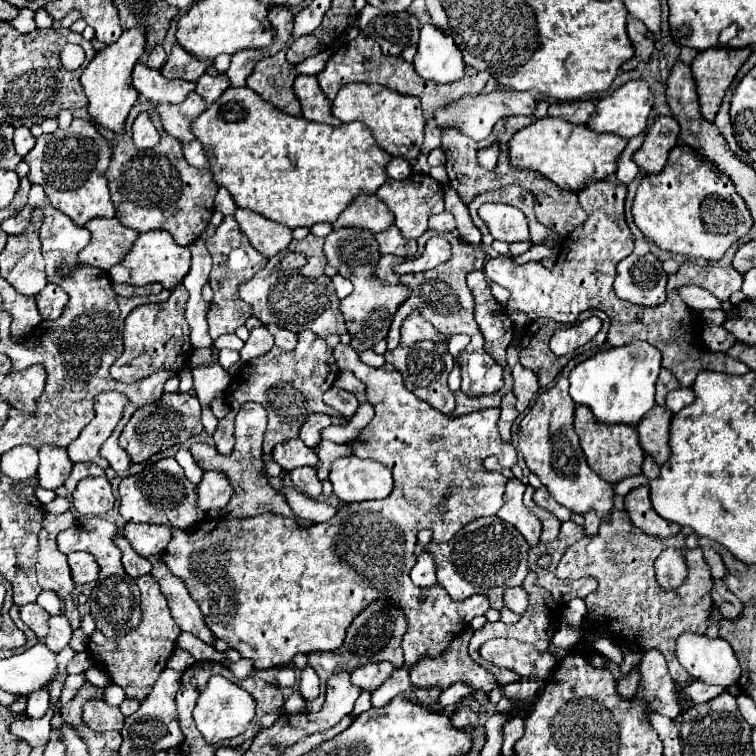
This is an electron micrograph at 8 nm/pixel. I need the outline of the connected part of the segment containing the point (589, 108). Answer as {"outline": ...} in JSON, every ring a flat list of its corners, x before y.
{"outline":[[570,101,570,103,554,103,548,107,550,117,560,117,574,125,584,125,588,117,594,113,592,101]]}

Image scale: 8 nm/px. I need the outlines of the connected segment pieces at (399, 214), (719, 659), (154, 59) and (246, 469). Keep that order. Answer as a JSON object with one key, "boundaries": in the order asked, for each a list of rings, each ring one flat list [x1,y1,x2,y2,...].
{"boundaries":[[[412,173,404,181,388,179,384,183,384,187,380,187,376,191,376,195,392,209,392,213,396,217,396,227,408,239,418,239,428,229,428,217,434,215,434,213,442,213,444,211,442,185,438,181,434,181,430,175,422,175,422,173]],[[684,633,676,639,676,657,680,661,680,665,688,671,688,675,692,679,698,679,698,681,704,681,708,685,722,685,722,687,728,687,732,683,737,683,741,669,730,647,728,641,724,641,722,637,716,637,716,639,710,639,706,635,696,635,696,633]],[[162,45,152,47,150,53,148,53,148,61,146,61,146,65,152,67,152,69,160,69,160,67,164,65,164,61,166,61,166,53,164,53]],[[246,403,236,415,235,418,235,446,230,455,222,455,216,451,214,445,208,443,192,443,190,451,194,455,194,459,200,463,200,467,204,467,204,471,210,469,220,469,226,471,232,487,234,487,234,499,232,503,228,503,228,507,222,511,222,515,230,515,232,519,240,519,240,517,252,517,252,515,260,515,260,513,278,513,284,517,294,517,296,521,300,521,292,509,288,507,286,499,276,493,268,479,262,473,262,437,266,431,266,411,264,407,256,405,256,403]]]}

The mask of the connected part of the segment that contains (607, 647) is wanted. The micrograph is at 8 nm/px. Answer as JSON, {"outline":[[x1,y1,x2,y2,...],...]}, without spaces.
{"outline":[[602,635,602,639,598,639,598,641,594,643,594,649,596,649,598,653,602,653,604,657,608,657,610,661,614,661,618,667,622,667,622,663,624,663,624,651,622,651,622,647,620,647,618,643,614,643,610,637]]}

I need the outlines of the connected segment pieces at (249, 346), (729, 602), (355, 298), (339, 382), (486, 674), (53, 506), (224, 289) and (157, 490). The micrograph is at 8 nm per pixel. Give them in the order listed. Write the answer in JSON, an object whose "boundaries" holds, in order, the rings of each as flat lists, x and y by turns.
{"boundaries":[[[256,327,250,331,250,337,246,341,246,345,240,351,240,359,244,363,248,363,254,357,260,357,264,353,268,353,268,349,274,347,274,337,266,331,266,327]],[[714,581,712,589,712,599,718,605,718,611,722,613,724,619,738,619,742,615,742,605,736,595,732,595,722,581]],[[342,227,338,231,332,231,324,243,324,255,328,263,338,263,338,273,346,275,354,285,352,295,348,295,340,303,346,329,352,335,352,347,356,351,372,349,378,341,382,341,388,335,394,313,410,297,410,289,406,285,400,287,384,281,380,283,380,279,374,275,374,267,380,259,380,249,378,249,378,241,374,239,374,233,368,229]],[[341,370,334,385,341,389,346,389,346,391,350,391,350,393,354,393,354,395,360,395,360,393,364,393,364,383,362,383,359,379,357,379,350,371]],[[468,627,462,635,458,635,450,643,448,651,444,651,444,655,440,655,440,659,422,659,416,667,412,667,412,671,410,671,412,683,416,687,444,687,444,689,448,689,454,683,464,683,472,689,482,689,482,691,492,691,494,687,498,687,494,675,488,669,472,663,470,655,468,655,468,641,470,641,473,633,473,629]],[[56,497,54,501,50,501,44,509,48,509,48,513,64,513,64,511,68,511,70,509,70,501,66,499,66,497]],[[232,215,224,217,222,225,206,241,206,247,214,261,212,273,210,273,210,287,214,291,214,297,212,297,212,303,208,309,208,333,212,335,212,339,218,339,224,333,234,333,240,325,246,323,248,317,252,317,252,307,248,307,248,303,240,301,240,297,238,297,238,285,248,281,260,267,264,267,266,259,248,243,248,237,242,235,242,231]],[[174,457,156,461,146,473,124,477,120,483,120,515,132,523,154,523,166,527,190,527,206,513,198,509,198,489,190,483]]]}

